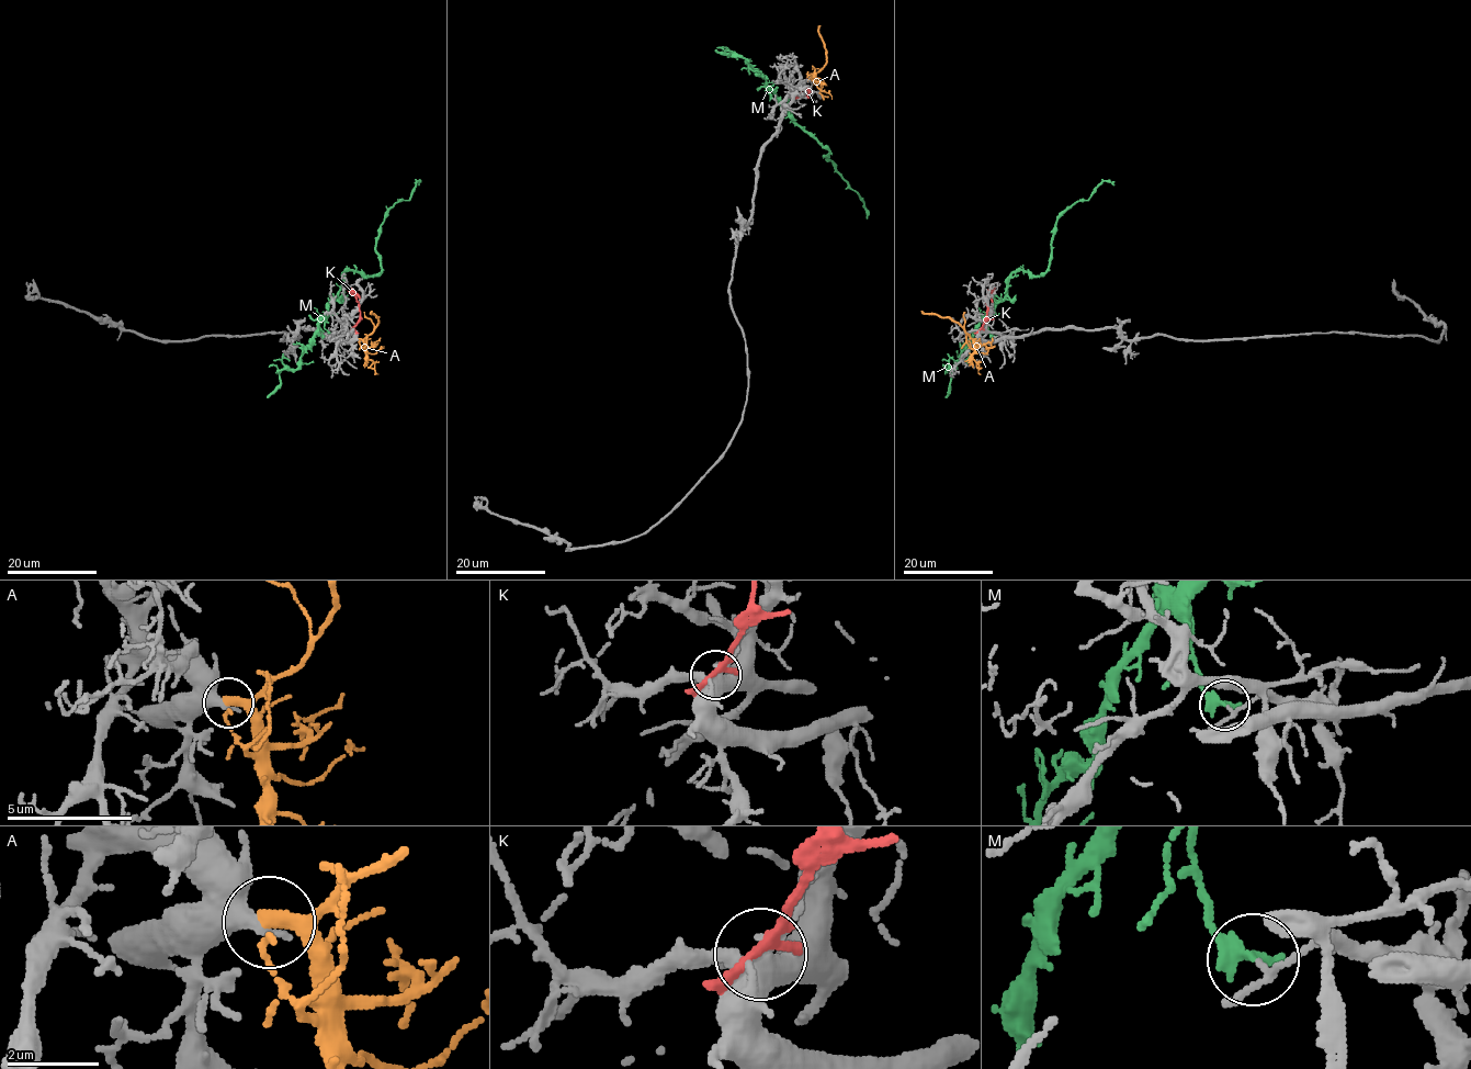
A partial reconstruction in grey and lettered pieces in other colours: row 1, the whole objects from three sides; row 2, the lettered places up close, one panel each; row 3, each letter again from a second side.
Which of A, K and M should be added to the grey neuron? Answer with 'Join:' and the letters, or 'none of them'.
Join: A

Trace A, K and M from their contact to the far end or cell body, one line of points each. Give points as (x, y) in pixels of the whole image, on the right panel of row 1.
A: (975, 339), (950, 318), (920, 311)
K: (980, 329), (986, 319), (989, 291), (992, 302)
M: (993, 336), (986, 317), (1005, 295), (1007, 281), (1025, 270), (1041, 276), (1058, 220), (1104, 181), (1113, 184)

